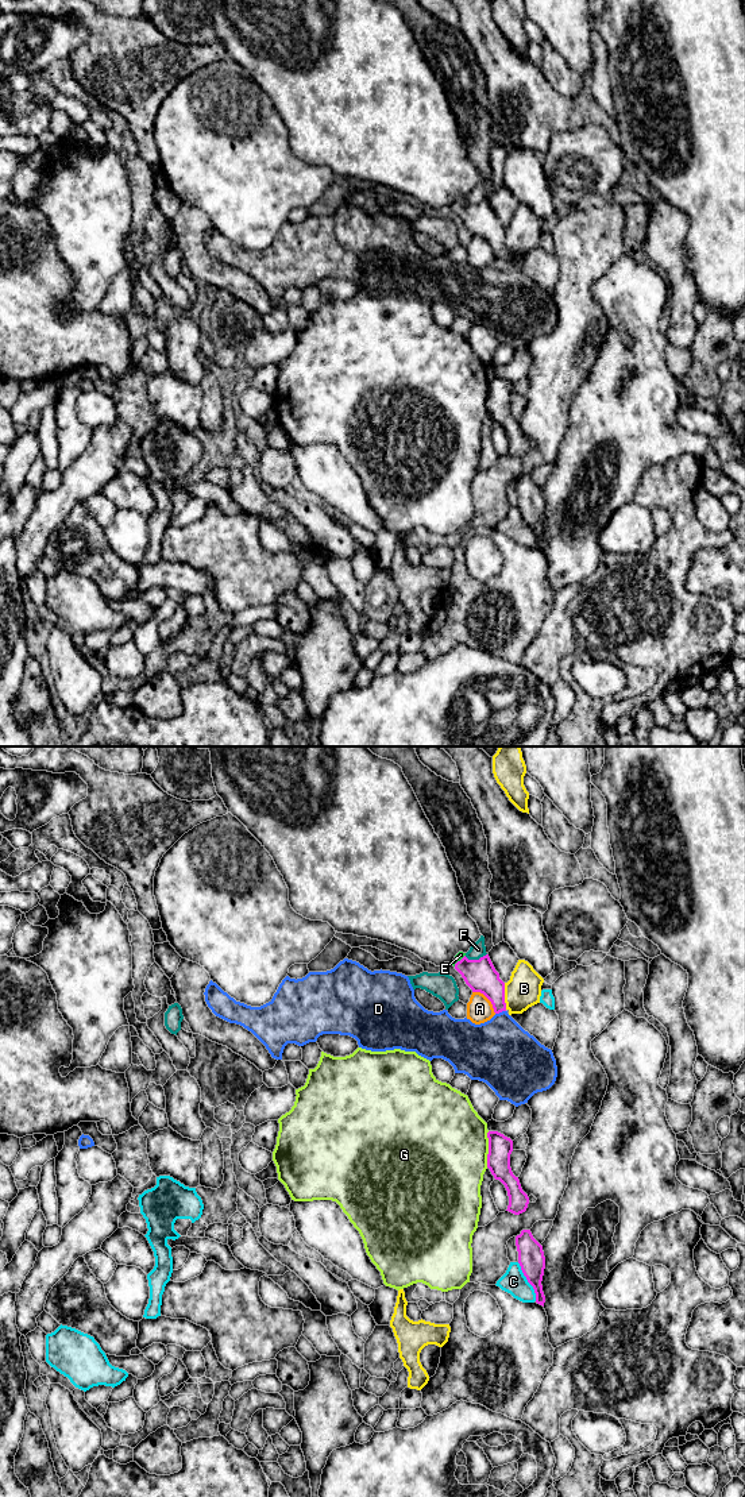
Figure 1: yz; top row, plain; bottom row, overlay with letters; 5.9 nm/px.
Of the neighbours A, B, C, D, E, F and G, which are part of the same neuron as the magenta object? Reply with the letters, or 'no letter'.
E

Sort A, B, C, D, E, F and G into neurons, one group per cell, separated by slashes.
A / B / C / D / E / F / G

